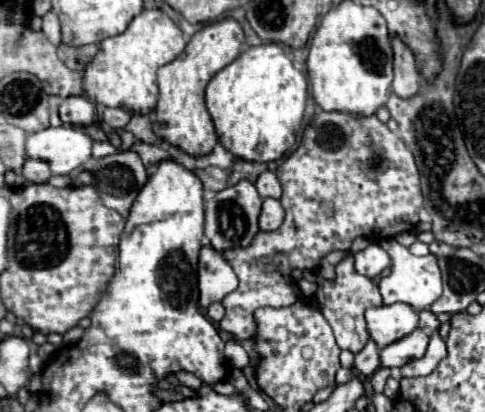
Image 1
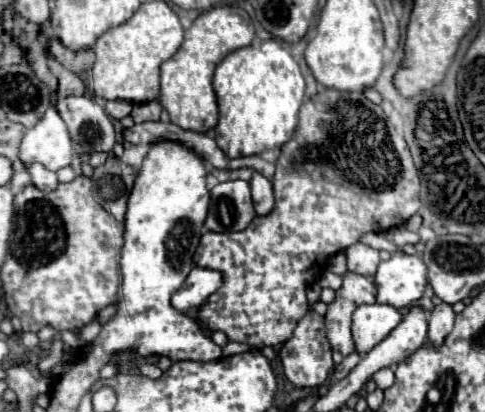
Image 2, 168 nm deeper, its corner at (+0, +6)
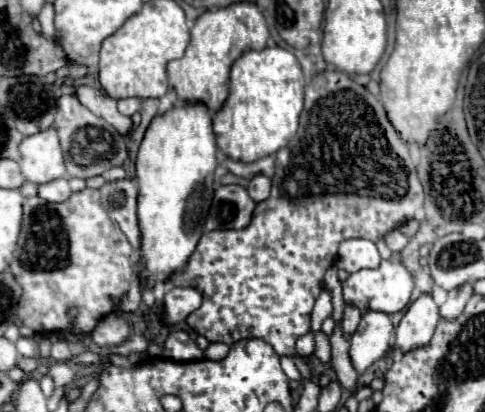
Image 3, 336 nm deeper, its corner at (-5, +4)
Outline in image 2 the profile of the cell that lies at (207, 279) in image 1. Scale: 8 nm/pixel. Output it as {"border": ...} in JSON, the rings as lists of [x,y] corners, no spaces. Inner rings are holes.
{"border":[[[195,266],[191,270],[191,274],[187,276],[183,288],[173,294],[171,304],[181,312],[187,312],[191,308],[199,308],[221,286],[223,286],[223,272]]]}

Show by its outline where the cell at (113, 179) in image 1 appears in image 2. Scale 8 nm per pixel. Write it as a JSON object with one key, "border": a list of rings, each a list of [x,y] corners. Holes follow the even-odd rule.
{"border":[[[109,156],[107,162],[97,166],[91,176],[95,200],[121,222],[127,212],[127,200],[135,176],[137,176],[137,168],[125,164],[117,156]]]}

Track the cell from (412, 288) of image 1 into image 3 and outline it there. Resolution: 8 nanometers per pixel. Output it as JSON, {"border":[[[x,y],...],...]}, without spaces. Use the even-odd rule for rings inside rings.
{"border":[[[382,260],[382,264],[376,270],[358,270],[354,274],[350,274],[348,280],[342,282],[342,296],[344,296],[346,304],[350,304],[350,306],[356,304],[356,308],[360,312],[380,310],[386,314],[394,314],[408,306],[412,288],[414,288],[412,274],[400,262]]]}

